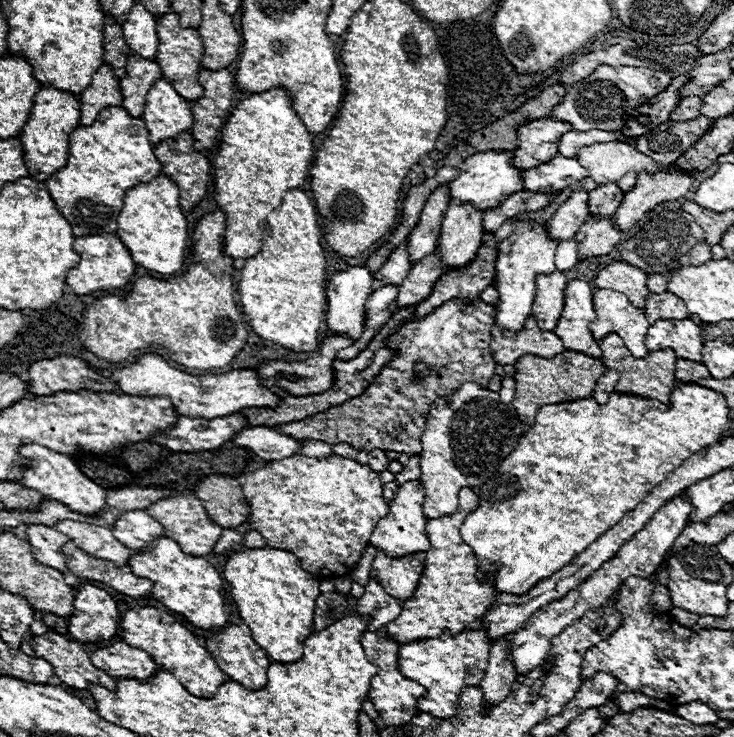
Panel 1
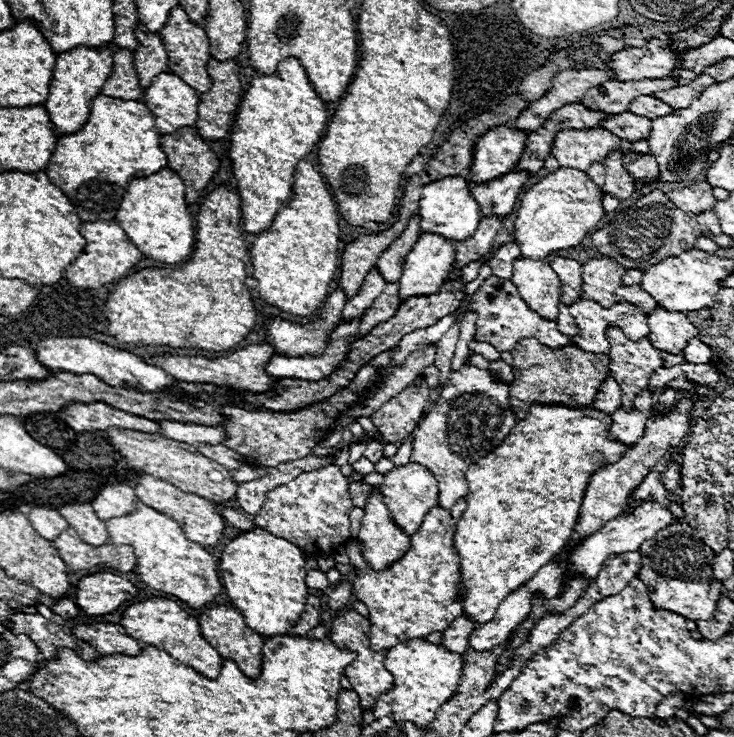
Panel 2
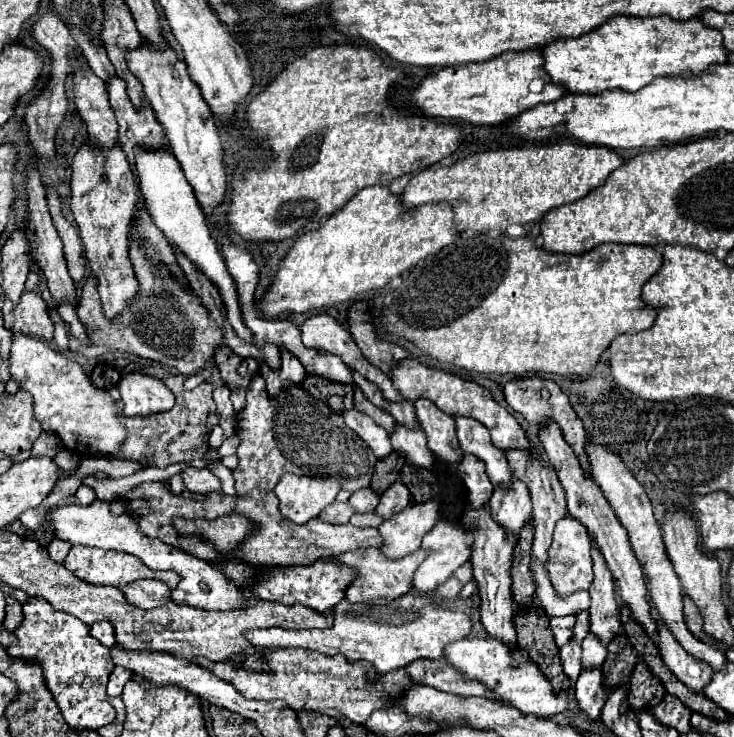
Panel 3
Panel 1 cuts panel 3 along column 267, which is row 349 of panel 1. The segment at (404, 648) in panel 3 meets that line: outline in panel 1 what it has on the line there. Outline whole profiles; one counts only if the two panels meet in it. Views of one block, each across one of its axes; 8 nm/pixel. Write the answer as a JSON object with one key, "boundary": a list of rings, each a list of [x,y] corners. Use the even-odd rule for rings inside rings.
{"boundary":[[[594,288],[592,296],[594,296],[596,320],[590,324],[590,330],[594,338],[602,340],[602,336],[614,332],[622,336],[632,356],[644,358],[648,354],[648,348],[644,344],[648,324],[646,324],[646,318],[642,316],[642,310],[634,308],[630,300],[616,290]]]}

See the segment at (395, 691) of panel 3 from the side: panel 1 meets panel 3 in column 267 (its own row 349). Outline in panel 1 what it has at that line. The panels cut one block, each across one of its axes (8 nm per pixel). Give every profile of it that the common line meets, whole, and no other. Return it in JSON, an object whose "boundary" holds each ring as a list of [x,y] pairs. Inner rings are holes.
{"boundary":[[[658,320],[658,324],[652,324],[646,334],[646,346],[648,350],[664,350],[670,348],[678,358],[700,362],[700,350],[702,350],[702,338],[700,338],[700,326],[696,326],[692,320]]]}

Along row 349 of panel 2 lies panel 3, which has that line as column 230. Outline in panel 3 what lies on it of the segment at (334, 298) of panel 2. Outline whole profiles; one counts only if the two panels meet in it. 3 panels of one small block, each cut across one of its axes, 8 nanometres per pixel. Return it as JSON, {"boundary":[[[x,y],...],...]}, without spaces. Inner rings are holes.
{"boundary":[[[134,150],[136,154],[136,168],[138,168],[138,180],[140,180],[140,190],[146,200],[148,214],[152,216],[154,224],[162,230],[162,234],[168,238],[170,246],[180,250],[220,292],[224,308],[226,308],[226,318],[228,324],[234,328],[234,332],[244,340],[244,342],[254,342],[252,332],[242,320],[242,310],[238,302],[238,290],[234,278],[226,270],[226,262],[222,258],[222,252],[216,244],[216,240],[210,236],[210,228],[206,224],[206,216],[202,212],[202,206],[198,204],[192,186],[188,184],[178,160],[174,158],[172,150]]]}

